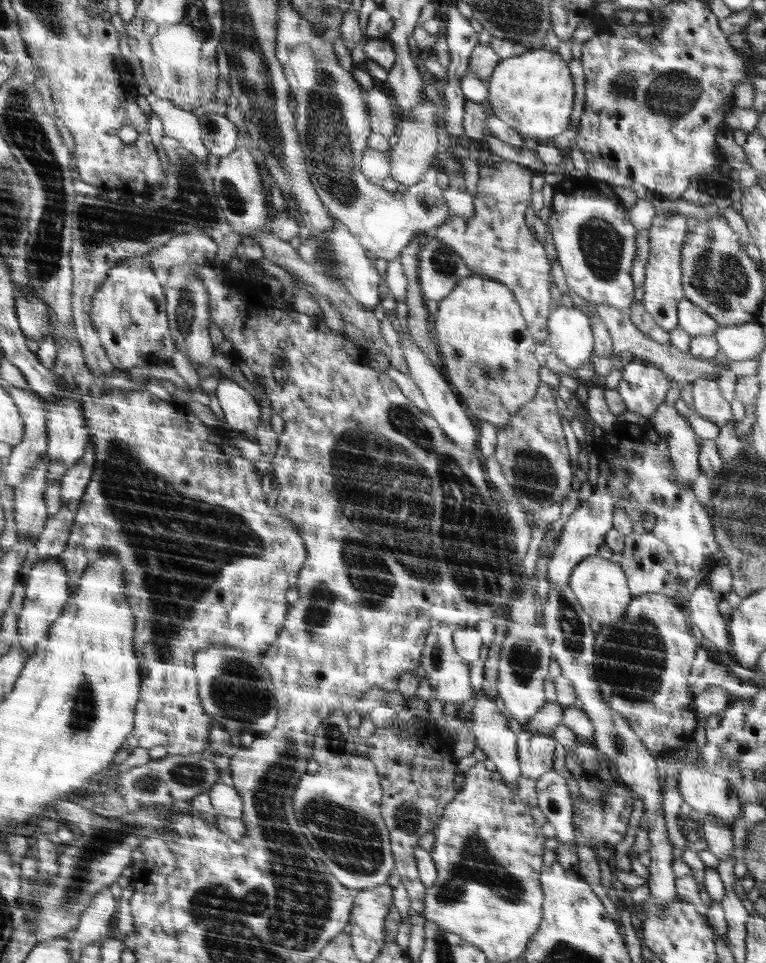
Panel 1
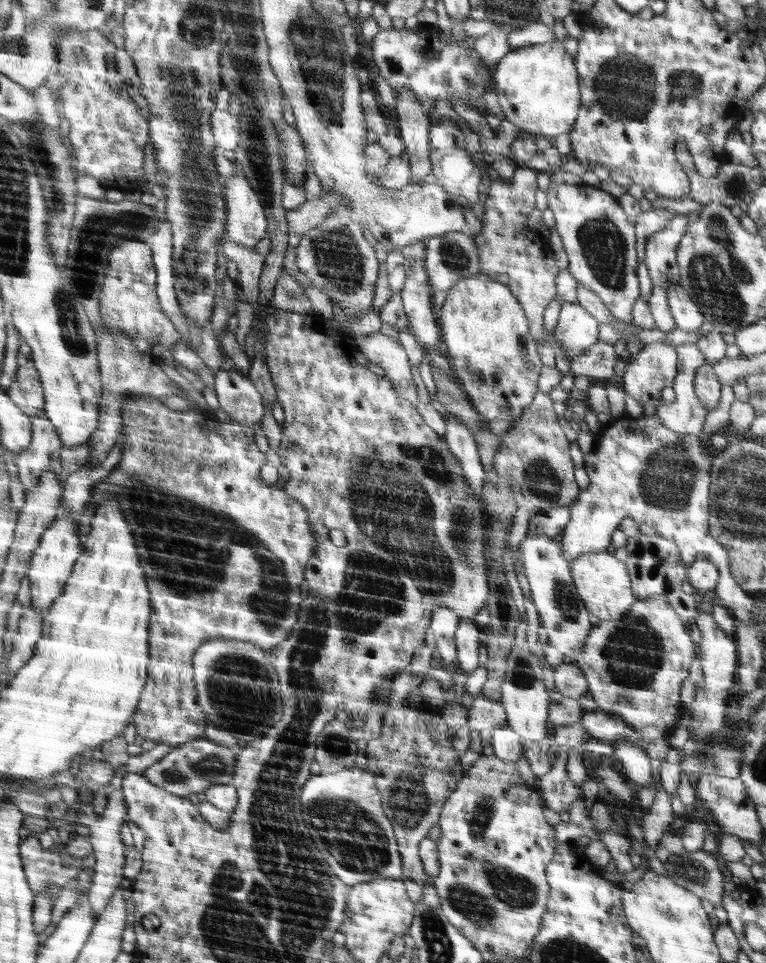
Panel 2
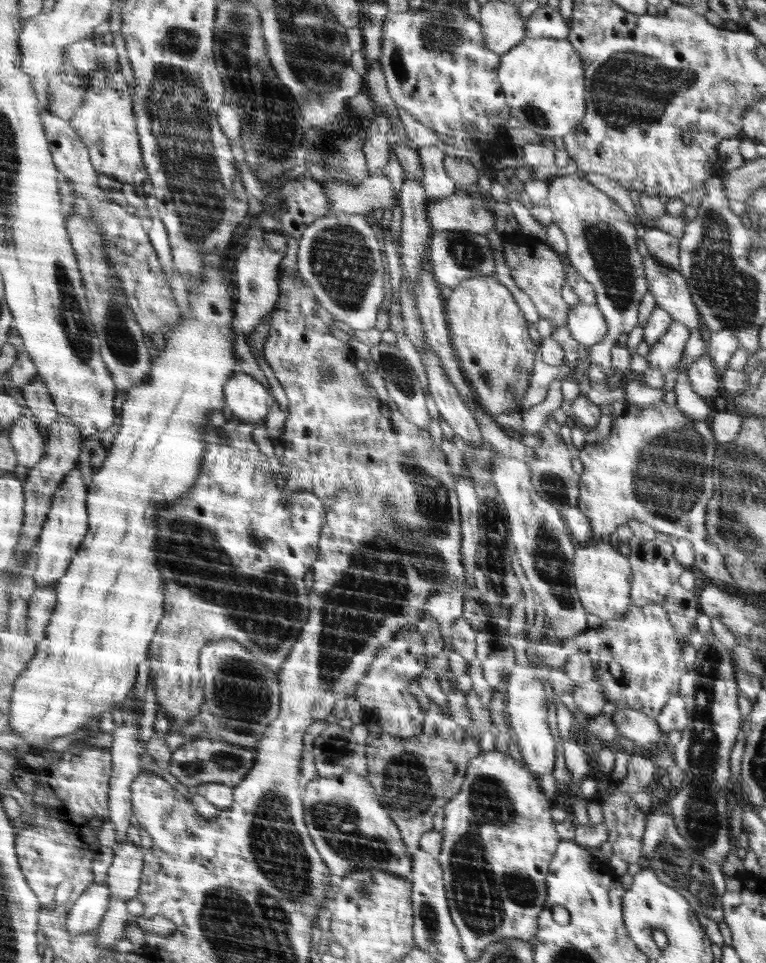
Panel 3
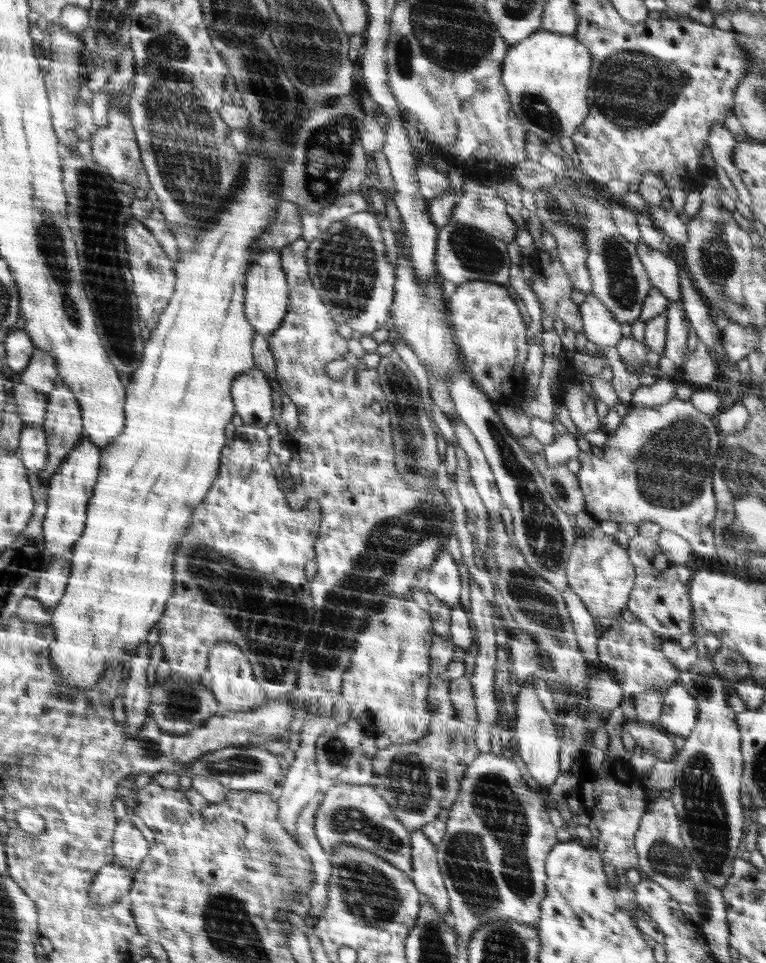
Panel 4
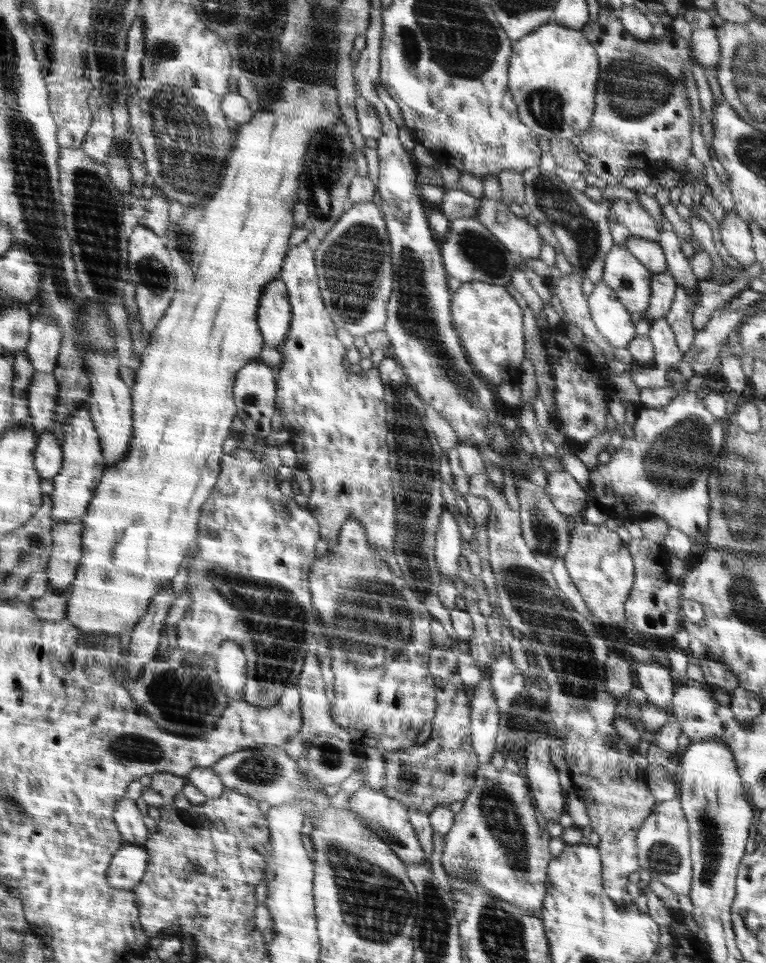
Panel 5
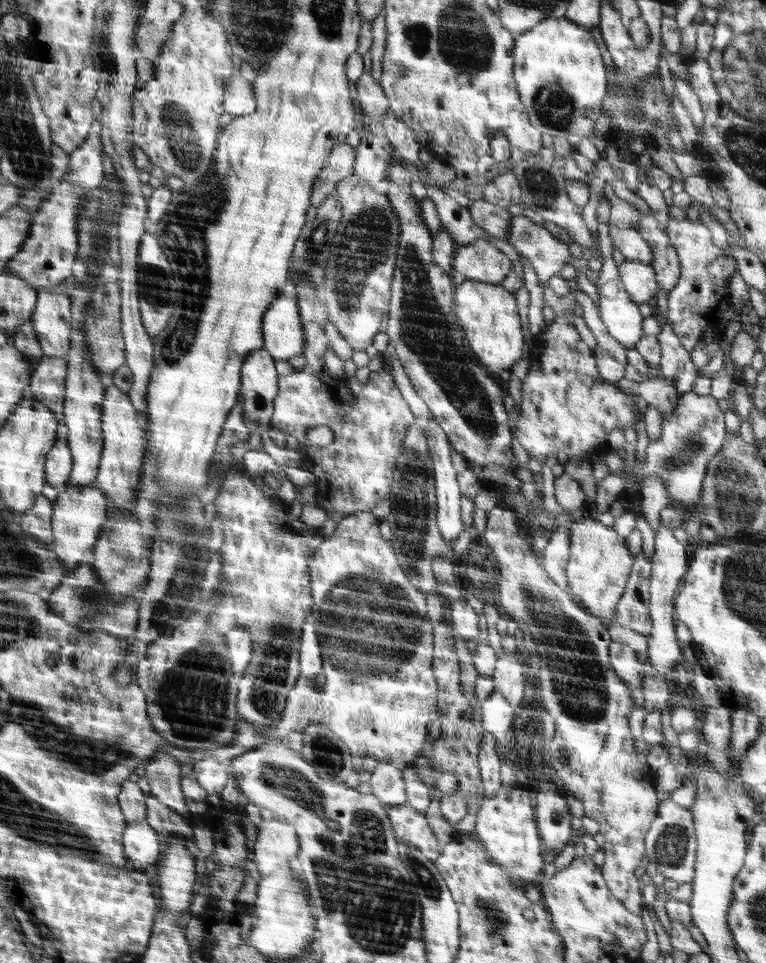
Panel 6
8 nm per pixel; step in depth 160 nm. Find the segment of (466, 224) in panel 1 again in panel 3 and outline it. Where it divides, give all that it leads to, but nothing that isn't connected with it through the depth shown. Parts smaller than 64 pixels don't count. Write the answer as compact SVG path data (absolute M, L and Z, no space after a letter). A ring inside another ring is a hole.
M503 235L503 257L506 266L510 268L512 280L516 282L516 286L520 290L530 297L540 317L549 320L554 328L567 326L568 307L570 306L566 306L566 302L560 296L560 290L564 284L564 270L562 270L560 260L556 260L553 256L546 260L546 258L538 258L534 254L518 254L516 248L518 248L518 242L508 242L506 235Z

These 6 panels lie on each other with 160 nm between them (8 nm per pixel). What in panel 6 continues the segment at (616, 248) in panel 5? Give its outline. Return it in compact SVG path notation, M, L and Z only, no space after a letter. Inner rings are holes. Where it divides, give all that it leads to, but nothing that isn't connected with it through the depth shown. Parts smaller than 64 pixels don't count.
M625 259L618 265L622 287L636 304L653 303L659 290L655 267L640 261Z

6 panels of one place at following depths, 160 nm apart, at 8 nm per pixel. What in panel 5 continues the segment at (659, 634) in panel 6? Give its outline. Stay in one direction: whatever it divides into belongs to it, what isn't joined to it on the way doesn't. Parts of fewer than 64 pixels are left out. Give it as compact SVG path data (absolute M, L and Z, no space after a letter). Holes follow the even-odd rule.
M658 662L644 664L644 668L636 670L636 680L640 682L638 686L646 692L650 704L658 708L666 708L671 704L674 684L672 684L670 670L666 670Z

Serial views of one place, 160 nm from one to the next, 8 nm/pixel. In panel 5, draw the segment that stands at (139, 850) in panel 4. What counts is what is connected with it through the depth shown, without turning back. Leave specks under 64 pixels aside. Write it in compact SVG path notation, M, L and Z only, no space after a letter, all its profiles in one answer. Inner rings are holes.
M124 796L115 807L114 819L122 833L123 842L145 843L149 837L149 830L145 825L142 812L136 806L135 800Z

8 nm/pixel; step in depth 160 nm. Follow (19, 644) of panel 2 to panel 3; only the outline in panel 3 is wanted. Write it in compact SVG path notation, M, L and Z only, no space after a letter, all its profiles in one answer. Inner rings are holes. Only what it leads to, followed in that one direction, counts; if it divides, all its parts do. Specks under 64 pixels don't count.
M55 585L39 586L34 596L30 599L31 613L27 624L28 634L34 641L40 643L47 636L47 628L51 622L58 597Z

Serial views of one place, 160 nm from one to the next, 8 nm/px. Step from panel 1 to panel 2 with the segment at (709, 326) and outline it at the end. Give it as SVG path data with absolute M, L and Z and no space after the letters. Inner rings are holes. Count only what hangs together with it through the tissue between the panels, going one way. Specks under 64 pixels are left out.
M680 282L666 289L666 298L676 328L686 332L697 332L704 322L703 313Z

